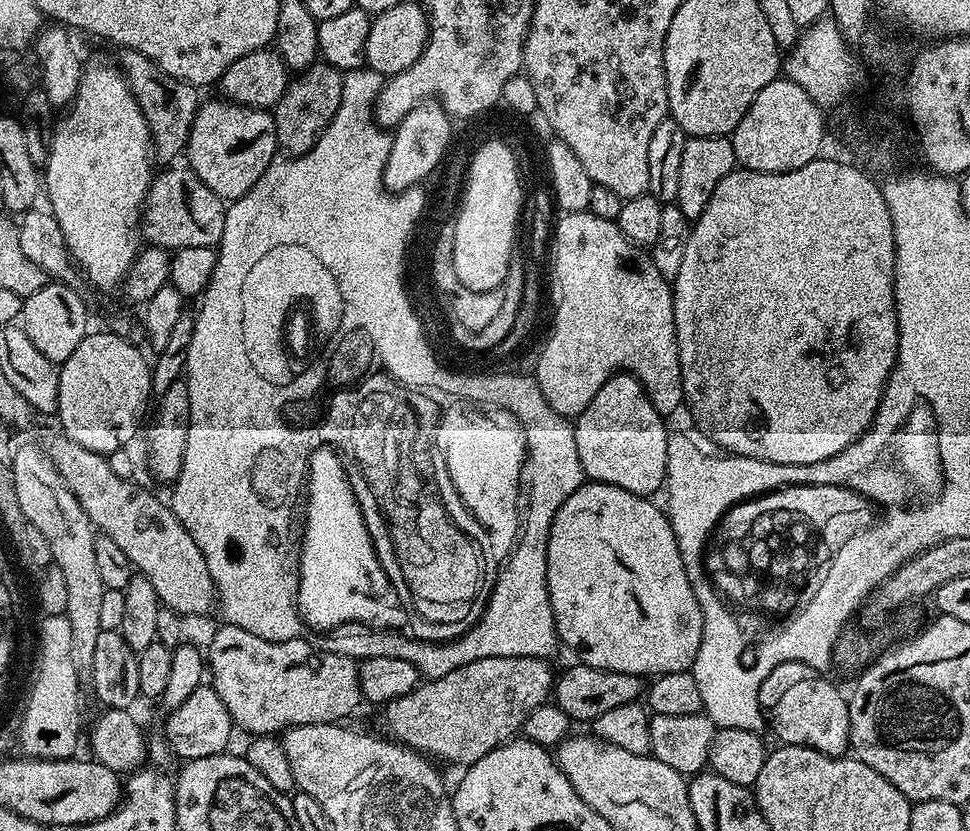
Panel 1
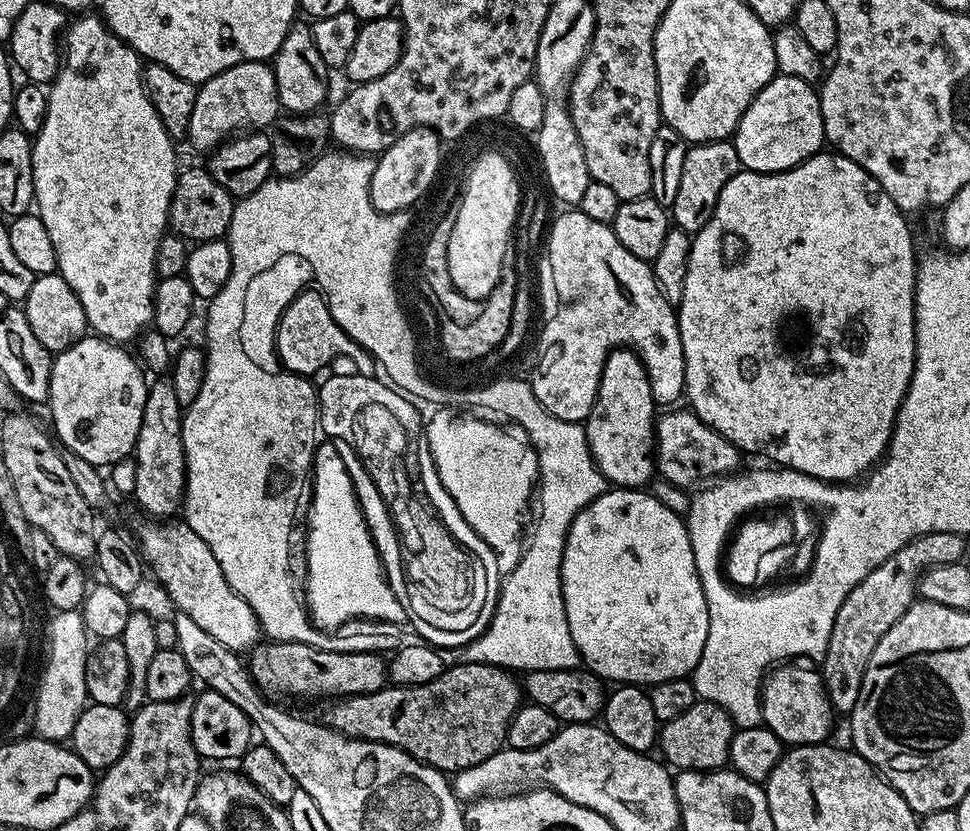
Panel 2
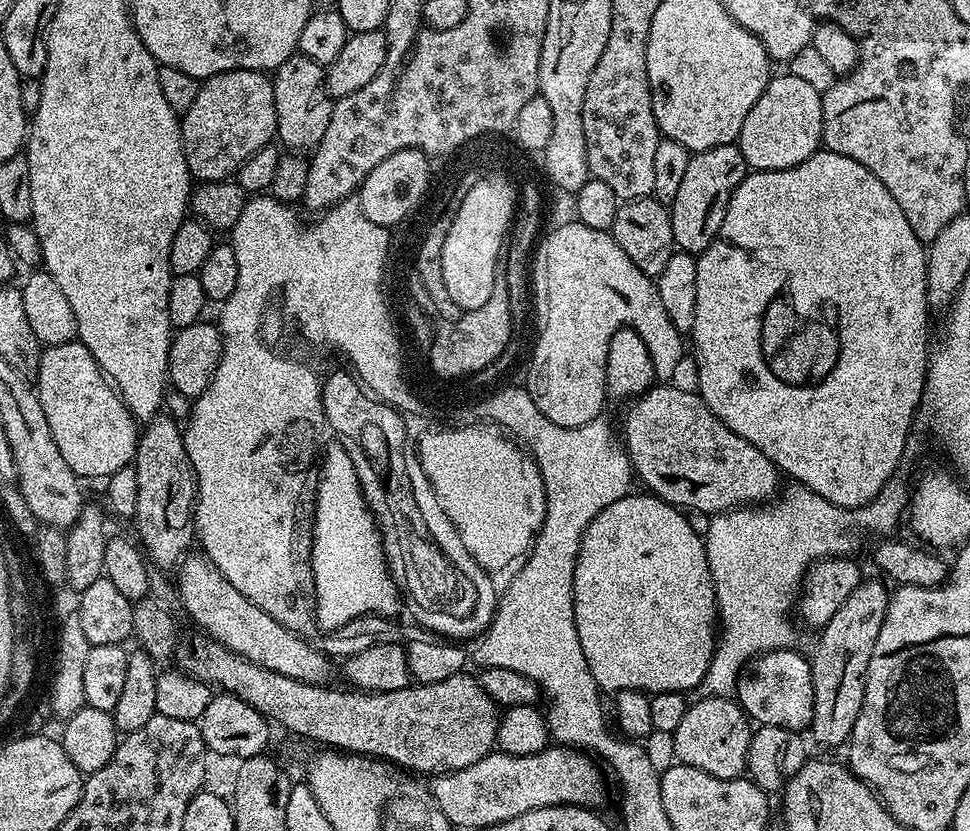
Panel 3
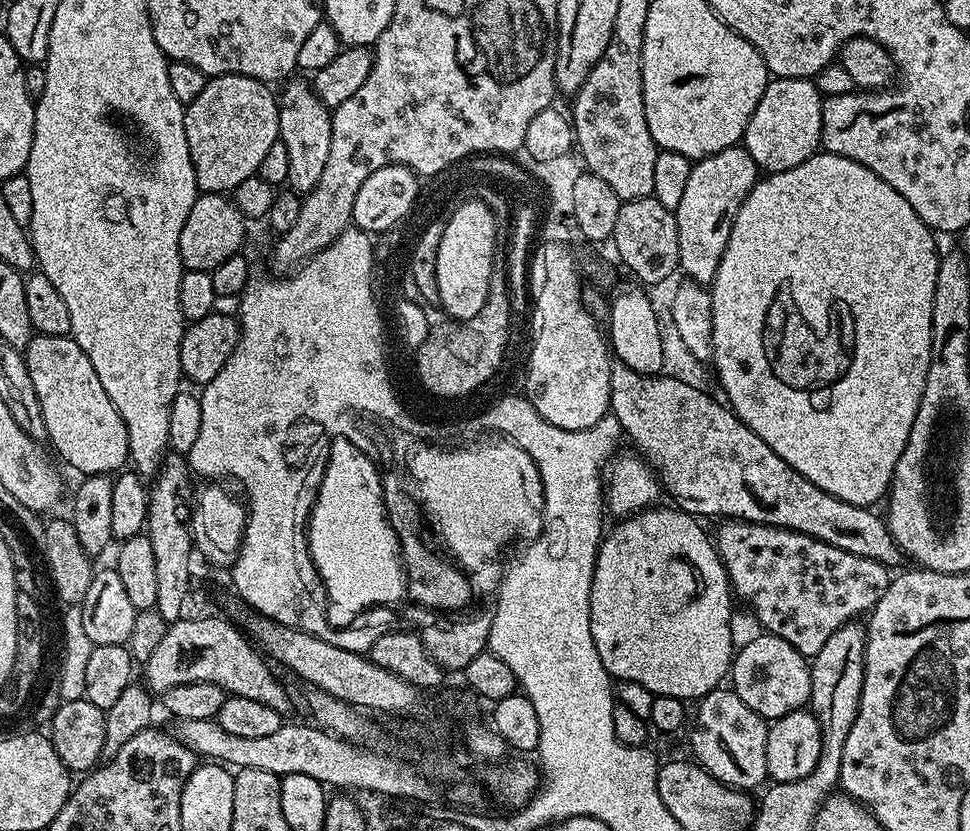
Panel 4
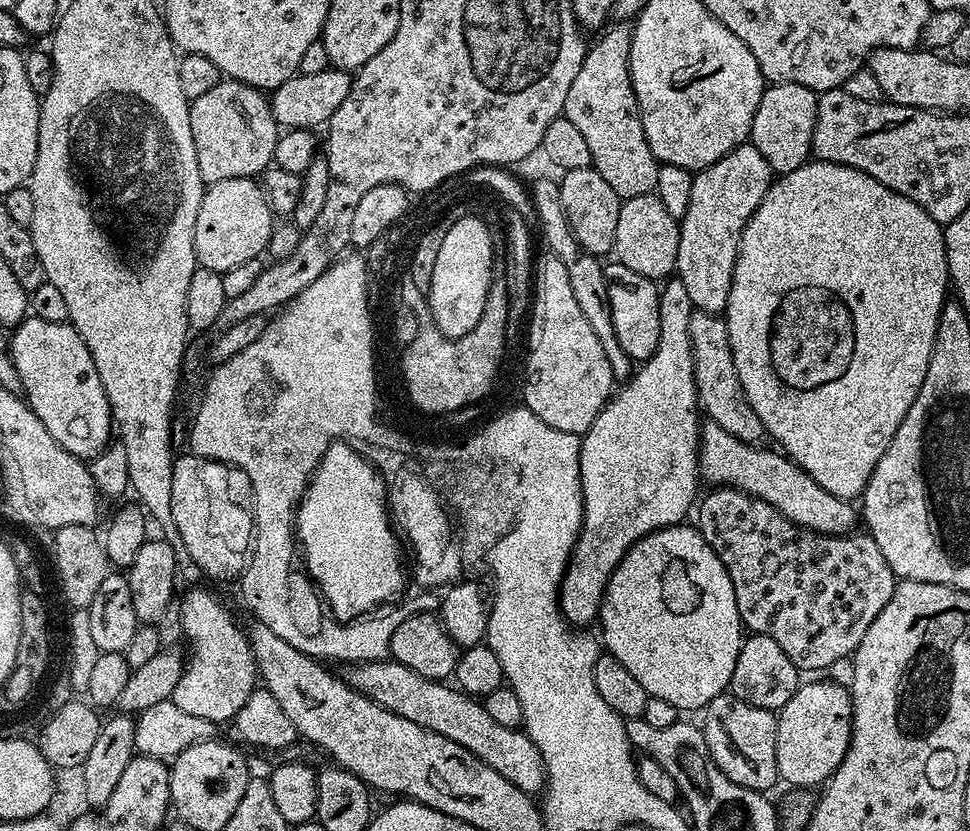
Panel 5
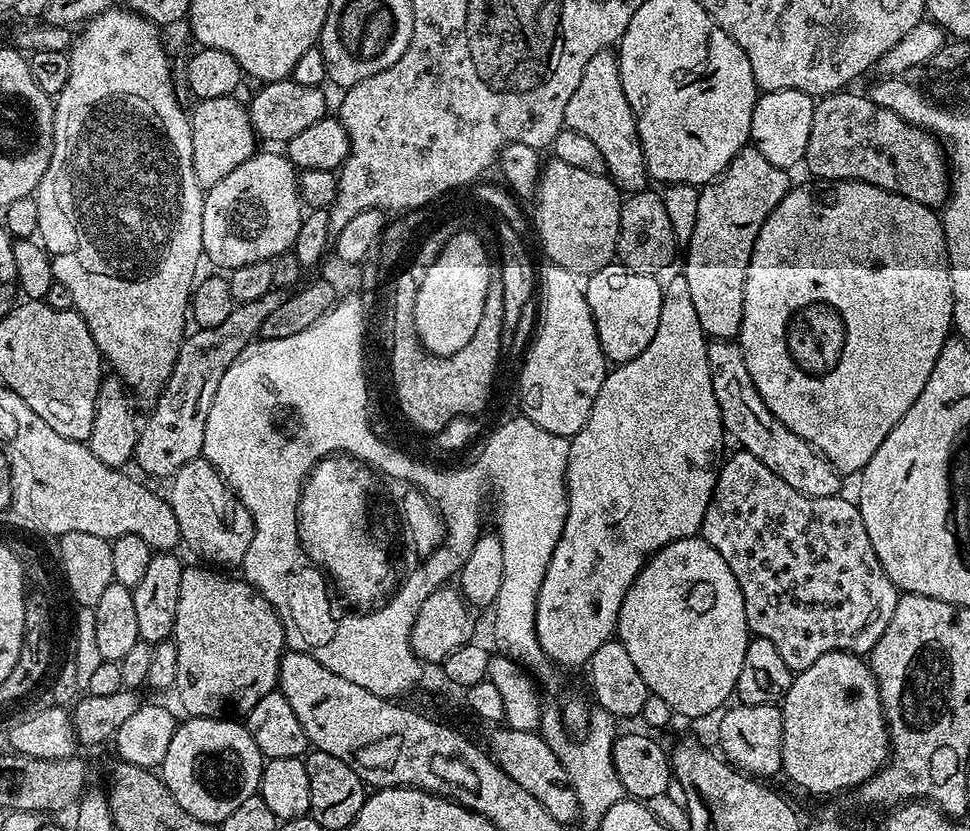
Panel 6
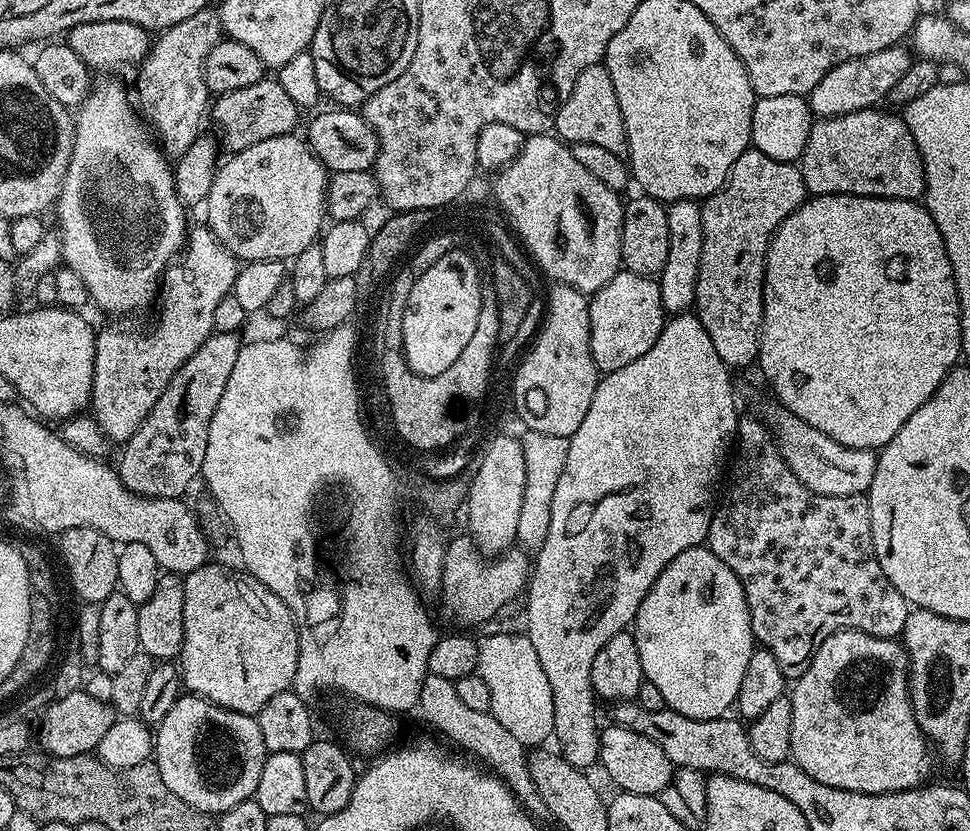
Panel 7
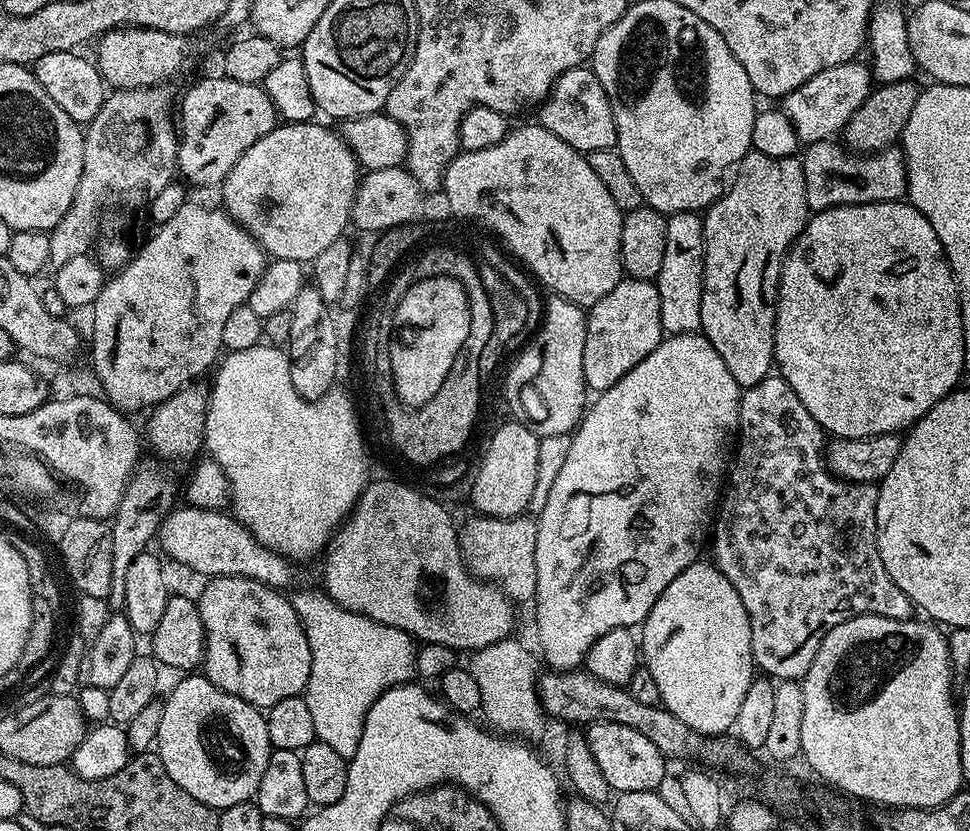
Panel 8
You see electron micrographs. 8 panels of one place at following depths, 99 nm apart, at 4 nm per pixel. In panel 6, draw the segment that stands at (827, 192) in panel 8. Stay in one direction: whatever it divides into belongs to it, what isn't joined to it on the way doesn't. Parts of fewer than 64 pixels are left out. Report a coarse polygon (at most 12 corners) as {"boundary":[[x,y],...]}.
{"boundary":[[867,95],[814,114],[802,161],[933,210],[950,160],[933,133]]}

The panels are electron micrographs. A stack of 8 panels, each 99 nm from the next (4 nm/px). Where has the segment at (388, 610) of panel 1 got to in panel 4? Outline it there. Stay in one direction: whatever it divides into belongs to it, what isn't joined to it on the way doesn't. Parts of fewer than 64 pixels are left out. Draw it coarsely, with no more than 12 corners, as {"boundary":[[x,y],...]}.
{"boundary":[[328,446],[312,520],[332,624],[396,606],[376,464]]}

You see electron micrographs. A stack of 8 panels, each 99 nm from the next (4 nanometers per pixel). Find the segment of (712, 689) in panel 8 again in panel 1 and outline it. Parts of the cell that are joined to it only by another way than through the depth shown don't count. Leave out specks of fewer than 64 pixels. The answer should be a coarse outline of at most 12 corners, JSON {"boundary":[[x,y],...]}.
{"boundary":[[585,482],[546,582],[579,663],[691,669],[704,619],[655,499]]}

